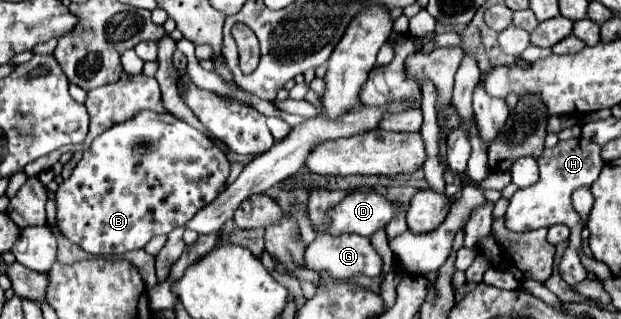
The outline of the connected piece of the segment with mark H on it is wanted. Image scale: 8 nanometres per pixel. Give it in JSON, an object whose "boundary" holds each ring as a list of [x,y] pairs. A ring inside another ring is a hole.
{"boundary":[[[584,137],[578,139],[568,139],[568,141],[558,141],[554,149],[544,149],[544,153],[538,157],[538,167],[540,167],[540,181],[532,187],[518,189],[514,197],[510,199],[508,211],[506,211],[506,229],[510,231],[532,231],[540,227],[550,227],[556,223],[564,223],[570,227],[568,247],[559,264],[559,272],[569,286],[576,285],[587,277],[587,271],[583,267],[579,253],[582,249],[583,240],[581,237],[582,223],[578,213],[572,209],[572,191],[578,187],[590,187],[600,171],[602,171],[602,157],[600,157],[600,147]]]}

